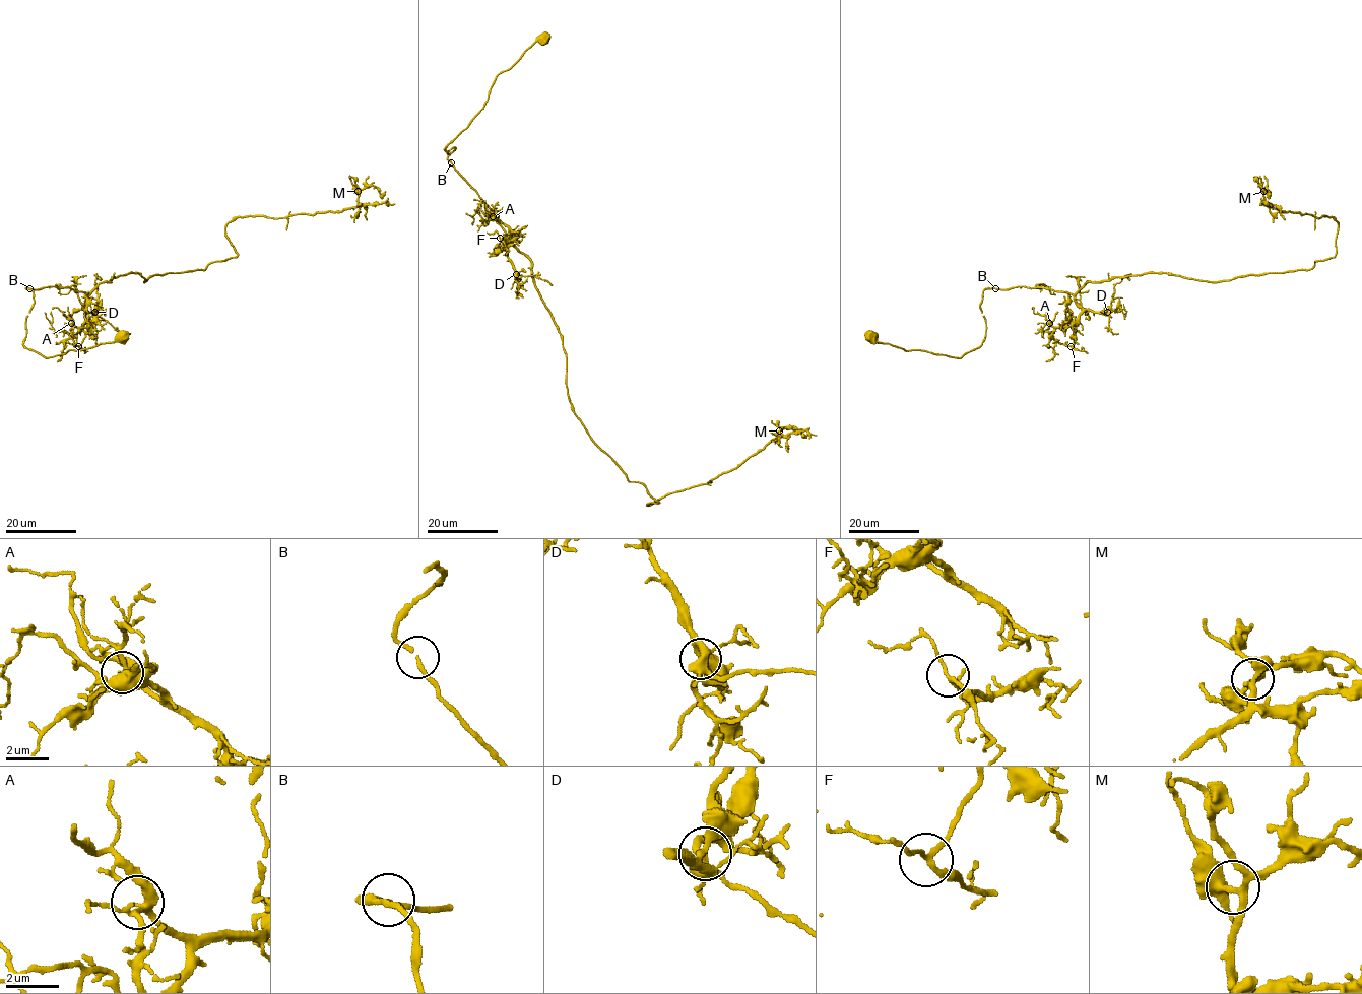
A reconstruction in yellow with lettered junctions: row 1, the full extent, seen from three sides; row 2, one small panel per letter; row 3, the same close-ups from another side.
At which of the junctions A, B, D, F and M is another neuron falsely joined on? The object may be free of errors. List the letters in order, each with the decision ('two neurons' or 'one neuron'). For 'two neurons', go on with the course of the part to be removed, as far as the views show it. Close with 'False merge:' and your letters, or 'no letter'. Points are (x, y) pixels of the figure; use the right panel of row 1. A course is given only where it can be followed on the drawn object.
A: one neuron
B: one neuron
D: one neuron
F: one neuron
M: one neuron
False merge: no letter

